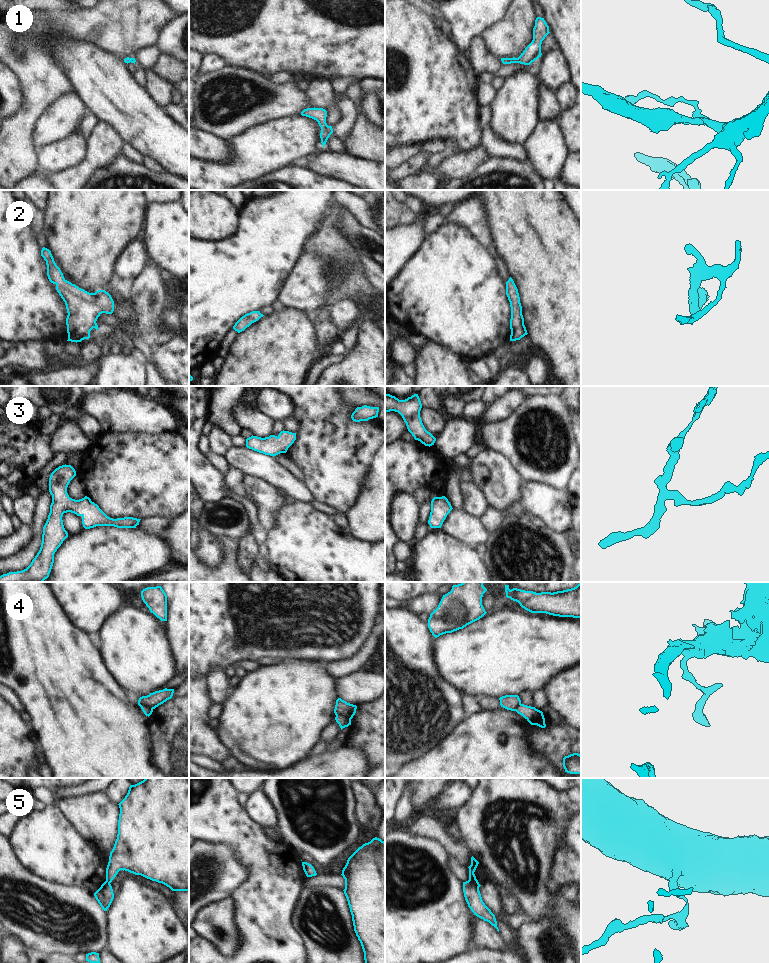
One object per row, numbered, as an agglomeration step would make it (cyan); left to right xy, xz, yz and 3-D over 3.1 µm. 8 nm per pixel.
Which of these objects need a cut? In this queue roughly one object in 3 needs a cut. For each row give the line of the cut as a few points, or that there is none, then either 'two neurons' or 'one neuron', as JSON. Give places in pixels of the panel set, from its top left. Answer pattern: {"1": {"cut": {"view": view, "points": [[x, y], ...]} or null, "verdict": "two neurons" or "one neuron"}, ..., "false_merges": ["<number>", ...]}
{"1": {"cut": null, "verdict": "one neuron"}, "2": {"cut": null, "verdict": "one neuron"}, "3": {"cut": null, "verdict": "one neuron"}, "4": {"cut": {"view": "xz", "points": [[336, 716], [343, 715], [350, 720]]}, "verdict": "two neurons"}, "5": {"cut": {"view": "yz", "points": [[469, 879], [478, 888]]}, "verdict": "two neurons"}, "false_merges": ["4", "5"]}

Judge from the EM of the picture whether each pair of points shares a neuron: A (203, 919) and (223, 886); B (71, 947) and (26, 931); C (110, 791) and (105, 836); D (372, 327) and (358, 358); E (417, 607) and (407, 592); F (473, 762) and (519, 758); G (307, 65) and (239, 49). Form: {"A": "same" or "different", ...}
{"A": "different", "B": "same", "C": "different", "D": "same", "E": "different", "F": "same", "G": "same"}

